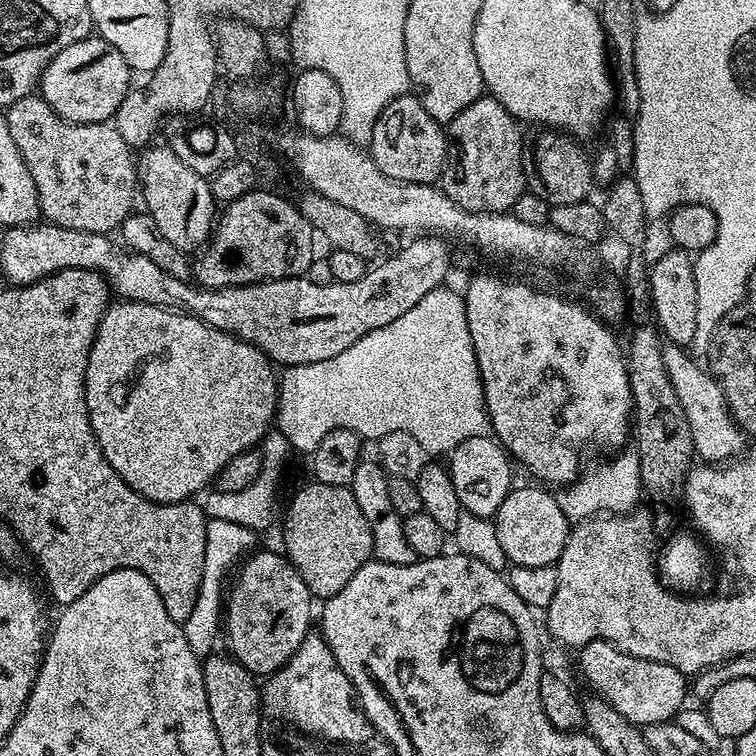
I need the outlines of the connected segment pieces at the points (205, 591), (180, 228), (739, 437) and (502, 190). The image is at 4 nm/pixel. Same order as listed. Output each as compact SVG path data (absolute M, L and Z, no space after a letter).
M208 520L208 541L206 542L206 562L202 582L198 590L198 598L194 602L194 610L182 625L186 634L186 642L190 642L190 650L201 658L213 655L216 635L222 632L222 596L220 600L220 583L228 572L228 567L242 553L249 553L255 542L257 533L244 525L235 522Z
M145 147L138 156L138 184L142 189L142 200L144 196L145 205L143 204L143 207L148 215L154 218L162 238L174 242L174 246L178 246L183 252L195 253L197 250L203 249L212 235L213 227L218 219L217 201L213 200L212 191L205 177L190 170L190 166L186 166L186 162L182 162L182 158L173 154L171 147L156 147Z
M671 342L664 344L666 372L670 374L678 402L682 402L682 410L686 410L686 422L690 422L695 455L704 462L727 462L745 451L746 433L733 416L733 409L728 407L728 400L720 389L720 381L703 363L700 365L698 361L691 360L684 352L687 351L681 345Z
M483 95L479 100L470 102L462 114L458 114L447 125L446 140L448 154L444 165L442 187L444 193L458 206L471 212L508 212L518 202L518 198L526 190L524 167L522 166L522 150L525 137L520 136L521 125L515 116L490 95Z

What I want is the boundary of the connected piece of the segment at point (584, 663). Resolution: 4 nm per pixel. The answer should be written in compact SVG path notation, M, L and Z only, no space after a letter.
M591 640L579 649L578 656L580 672L592 687L589 689L610 702L610 706L614 706L614 710L618 710L618 714L622 714L631 724L643 726L672 720L675 712L683 706L688 692L690 696L690 680L685 673L666 662L626 654L605 640Z

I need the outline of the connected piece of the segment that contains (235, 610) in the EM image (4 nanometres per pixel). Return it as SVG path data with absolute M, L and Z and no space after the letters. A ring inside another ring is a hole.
M253 551L247 557L244 569L232 588L232 597L226 600L226 636L232 643L231 655L239 660L247 672L251 672L260 678L267 678L277 672L290 659L294 650L309 633L308 623L313 623L314 597L308 593L306 582L296 573L296 568L288 561L287 556L276 552Z

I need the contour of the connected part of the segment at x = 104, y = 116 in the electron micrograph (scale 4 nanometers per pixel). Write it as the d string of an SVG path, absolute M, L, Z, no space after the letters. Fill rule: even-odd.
M98 34L66 46L44 67L38 85L39 95L64 120L72 124L103 124L116 115L118 106L130 91L130 69L126 58Z

